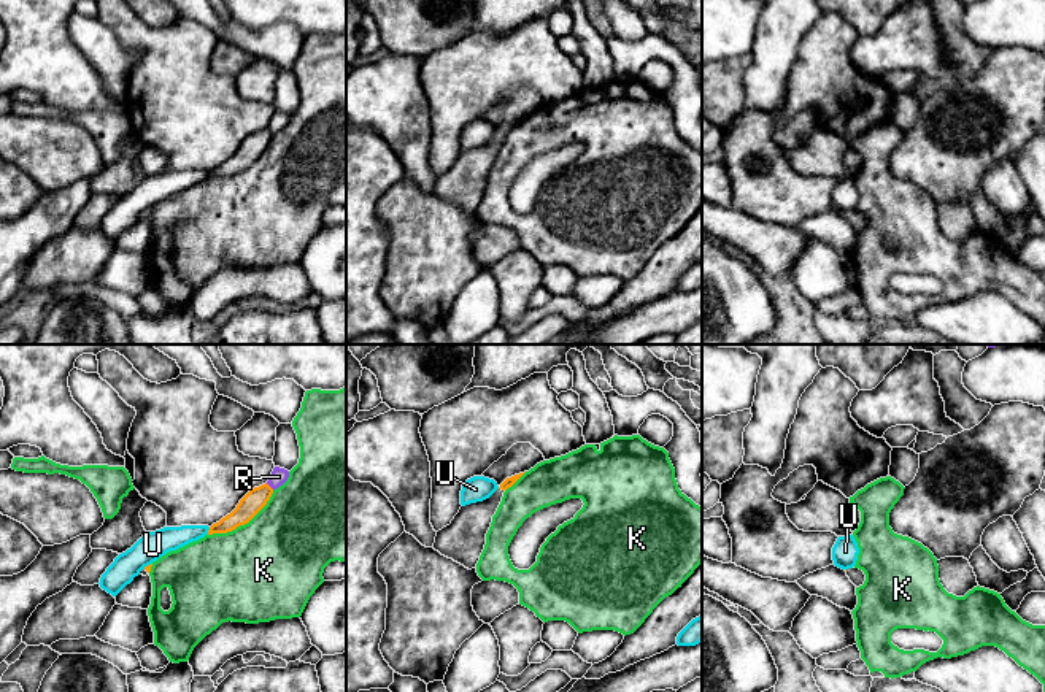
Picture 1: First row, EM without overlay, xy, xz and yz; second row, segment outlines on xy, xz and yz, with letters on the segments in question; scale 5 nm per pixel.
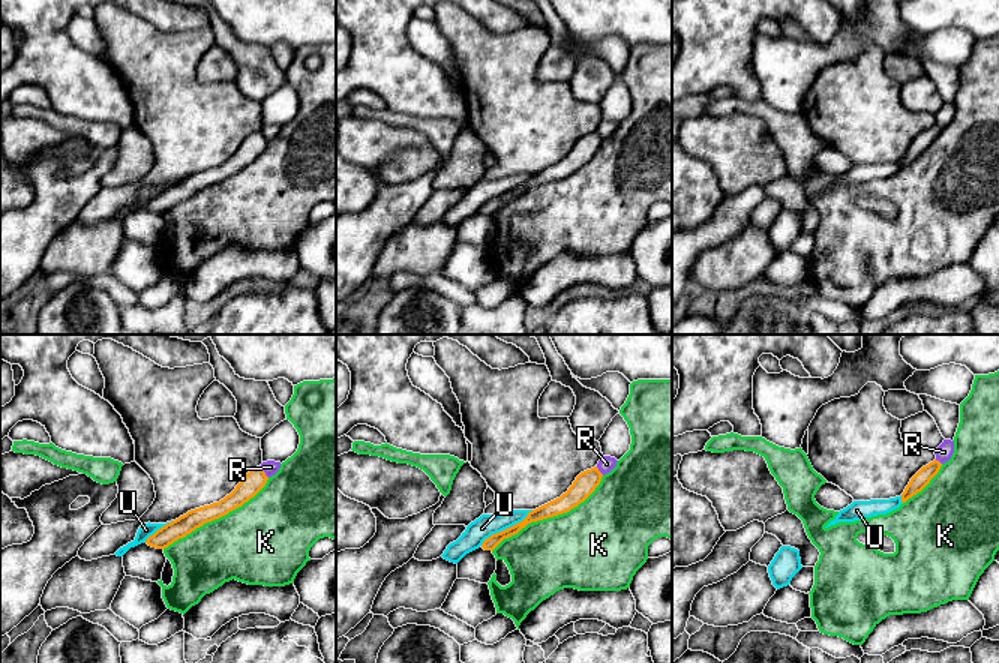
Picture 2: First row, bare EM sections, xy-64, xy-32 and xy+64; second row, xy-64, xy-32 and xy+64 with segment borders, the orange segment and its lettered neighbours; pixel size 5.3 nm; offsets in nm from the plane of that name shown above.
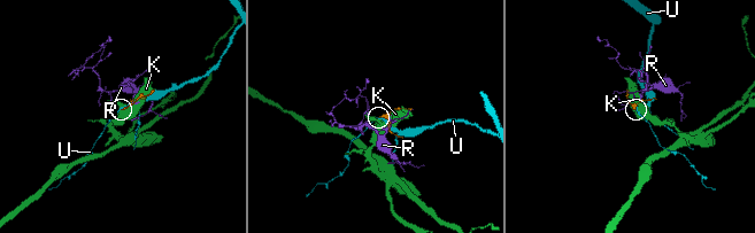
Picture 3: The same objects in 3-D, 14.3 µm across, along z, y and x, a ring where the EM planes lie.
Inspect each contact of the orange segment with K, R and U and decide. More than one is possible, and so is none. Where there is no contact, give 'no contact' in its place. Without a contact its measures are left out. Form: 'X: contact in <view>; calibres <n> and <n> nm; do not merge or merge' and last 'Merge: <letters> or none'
K: contact in xy; calibres 110 and 500 nm; do not merge
R: contact in xy; calibres 110 and 90 nm; do not merge
U: contact in xy; calibres 110 and 130 nm; do not merge
Merge: none

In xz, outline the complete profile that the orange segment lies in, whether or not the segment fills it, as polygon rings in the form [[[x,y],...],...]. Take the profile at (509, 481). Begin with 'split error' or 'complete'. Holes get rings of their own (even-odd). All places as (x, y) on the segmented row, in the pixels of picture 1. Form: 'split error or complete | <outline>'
split error | [[[522,475],[507,478],[489,498],[461,506],[451,524],[437,532],[434,549],[469,570],[476,568],[503,492]]]

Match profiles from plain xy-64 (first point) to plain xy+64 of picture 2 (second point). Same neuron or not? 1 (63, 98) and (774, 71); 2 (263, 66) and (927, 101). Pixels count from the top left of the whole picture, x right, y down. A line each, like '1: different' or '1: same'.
1: different
2: same

